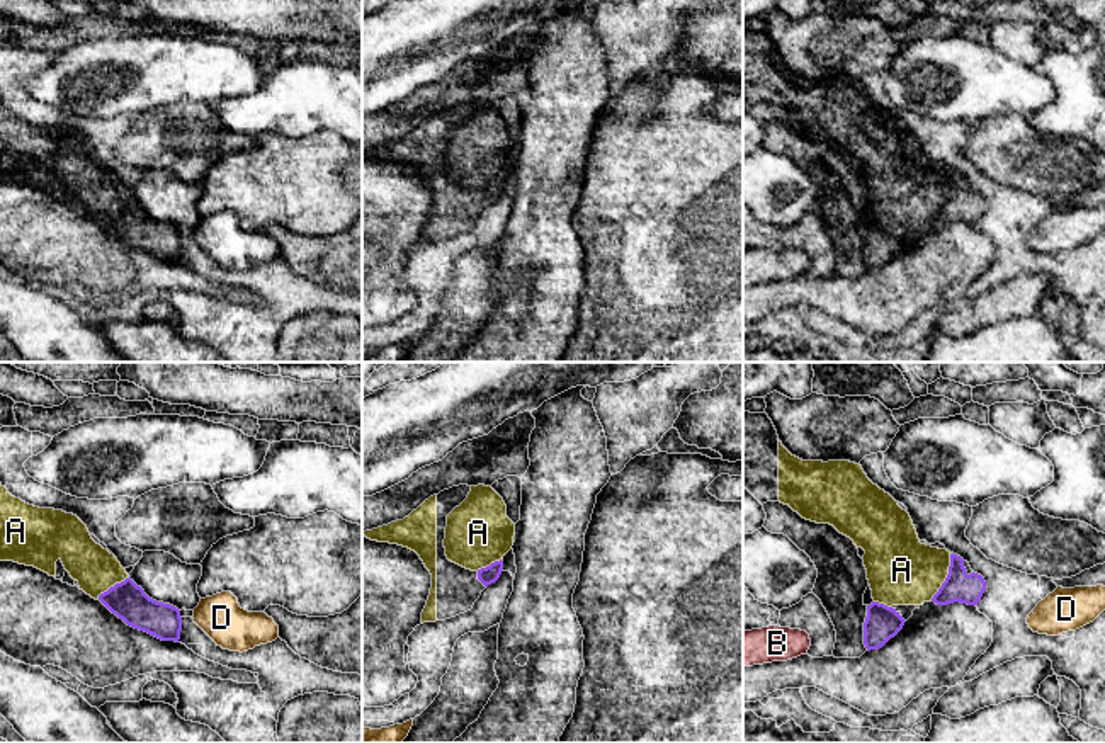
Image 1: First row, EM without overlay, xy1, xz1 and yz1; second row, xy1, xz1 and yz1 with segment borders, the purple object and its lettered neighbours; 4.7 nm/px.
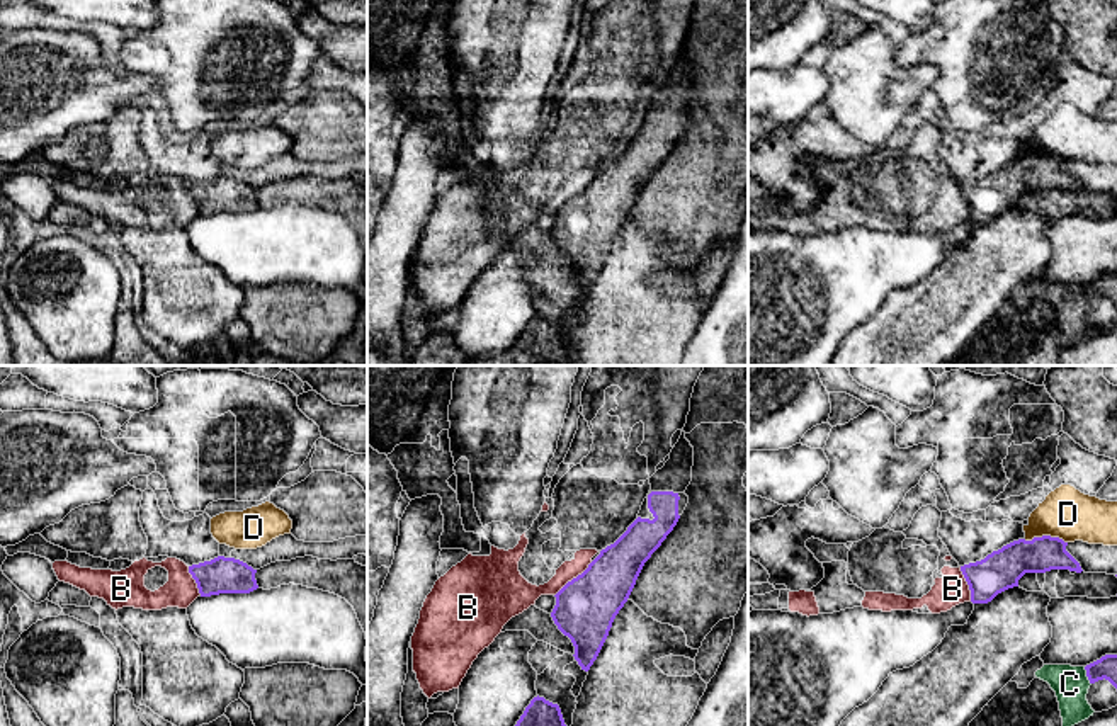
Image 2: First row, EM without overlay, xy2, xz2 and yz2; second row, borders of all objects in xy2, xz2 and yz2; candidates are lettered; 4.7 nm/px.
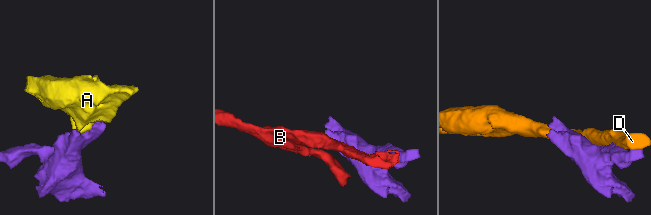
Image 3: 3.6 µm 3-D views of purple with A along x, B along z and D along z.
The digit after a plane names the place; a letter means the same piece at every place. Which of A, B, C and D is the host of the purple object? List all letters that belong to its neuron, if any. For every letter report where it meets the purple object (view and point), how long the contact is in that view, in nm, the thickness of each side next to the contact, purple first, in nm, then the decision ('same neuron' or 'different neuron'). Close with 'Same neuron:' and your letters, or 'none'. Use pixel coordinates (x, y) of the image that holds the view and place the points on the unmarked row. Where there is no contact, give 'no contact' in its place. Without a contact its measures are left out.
A: meets purple in yz1 at (947, 196); contact 240 nm long; 140 nm thick on the purple side, 320 nm on the other; same neuron
B: meets purple in xz2 at (573, 198); contact 240 nm long; 280 nm thick on the purple side, 120 nm on the other; different neuron
C: meets purple in yz2 at (1087, 294); contact 90 nm long; 100 nm thick on the purple side, 160 nm on the other; same neuron
D: meets purple in yz2 at (1046, 155); contact 200 nm long; 180 nm thick on the purple side, 240 nm on the other; different neuron
Same neuron: A, C

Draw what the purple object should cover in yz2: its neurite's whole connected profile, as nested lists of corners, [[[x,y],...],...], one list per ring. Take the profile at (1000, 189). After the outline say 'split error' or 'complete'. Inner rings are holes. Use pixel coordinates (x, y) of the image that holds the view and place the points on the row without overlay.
[[[1042,155],[1032,160],[1018,158],[984,179],[961,185],[971,209],[972,223],[988,223],[998,213],[1018,206],[1025,192],[1069,189],[1081,192],[1080,182],[1066,170],[1068,162]]]; complete

